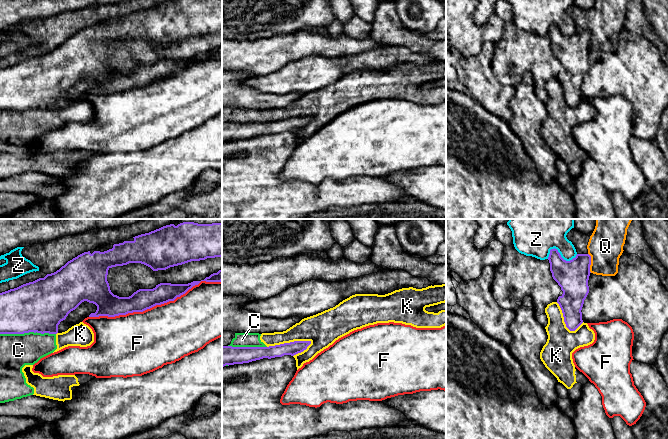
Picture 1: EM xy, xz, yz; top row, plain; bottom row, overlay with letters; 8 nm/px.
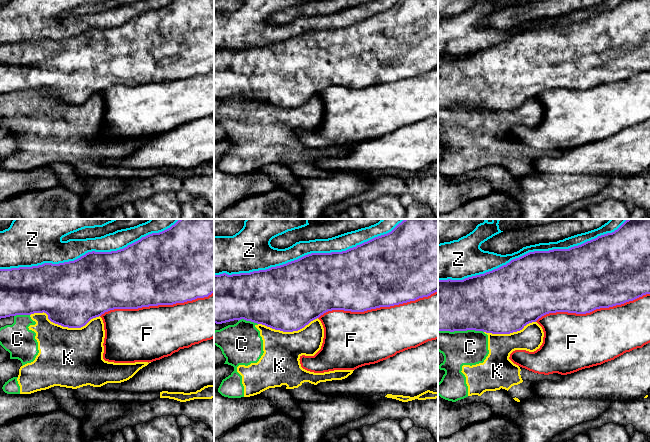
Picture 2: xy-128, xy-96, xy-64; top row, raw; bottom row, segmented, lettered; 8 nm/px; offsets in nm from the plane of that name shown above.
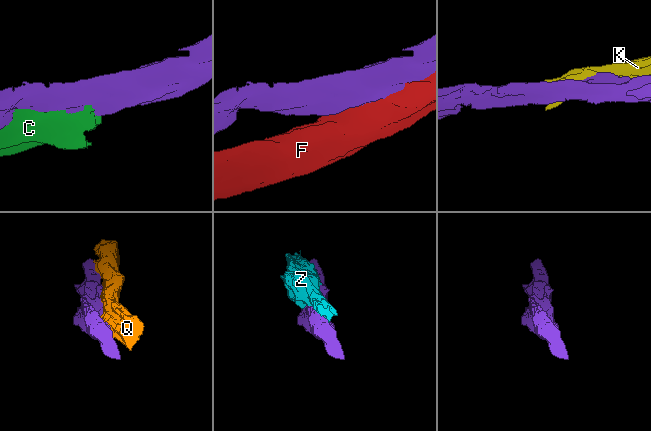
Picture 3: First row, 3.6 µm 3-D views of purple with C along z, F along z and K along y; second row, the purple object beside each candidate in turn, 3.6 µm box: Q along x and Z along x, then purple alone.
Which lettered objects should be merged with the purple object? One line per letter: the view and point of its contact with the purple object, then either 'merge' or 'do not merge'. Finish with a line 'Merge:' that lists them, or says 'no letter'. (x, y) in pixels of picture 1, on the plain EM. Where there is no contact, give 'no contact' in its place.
C: xy (27, 108) | do not merge
F: xy (155, 81) | do not merge
K: xz (290, 118) | do not merge
Q: yz (590, 39) | do not merge
Z: yz (559, 29) | do not merge
Merge: no letter

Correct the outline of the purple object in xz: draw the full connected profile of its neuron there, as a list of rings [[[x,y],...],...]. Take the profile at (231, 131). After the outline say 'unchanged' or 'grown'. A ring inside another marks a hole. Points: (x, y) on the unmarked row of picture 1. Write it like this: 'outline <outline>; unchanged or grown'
outline [[[294,117],[269,123],[222,122],[222,143],[249,139],[263,134],[294,132],[306,126],[310,120],[311,117]]]; unchanged

